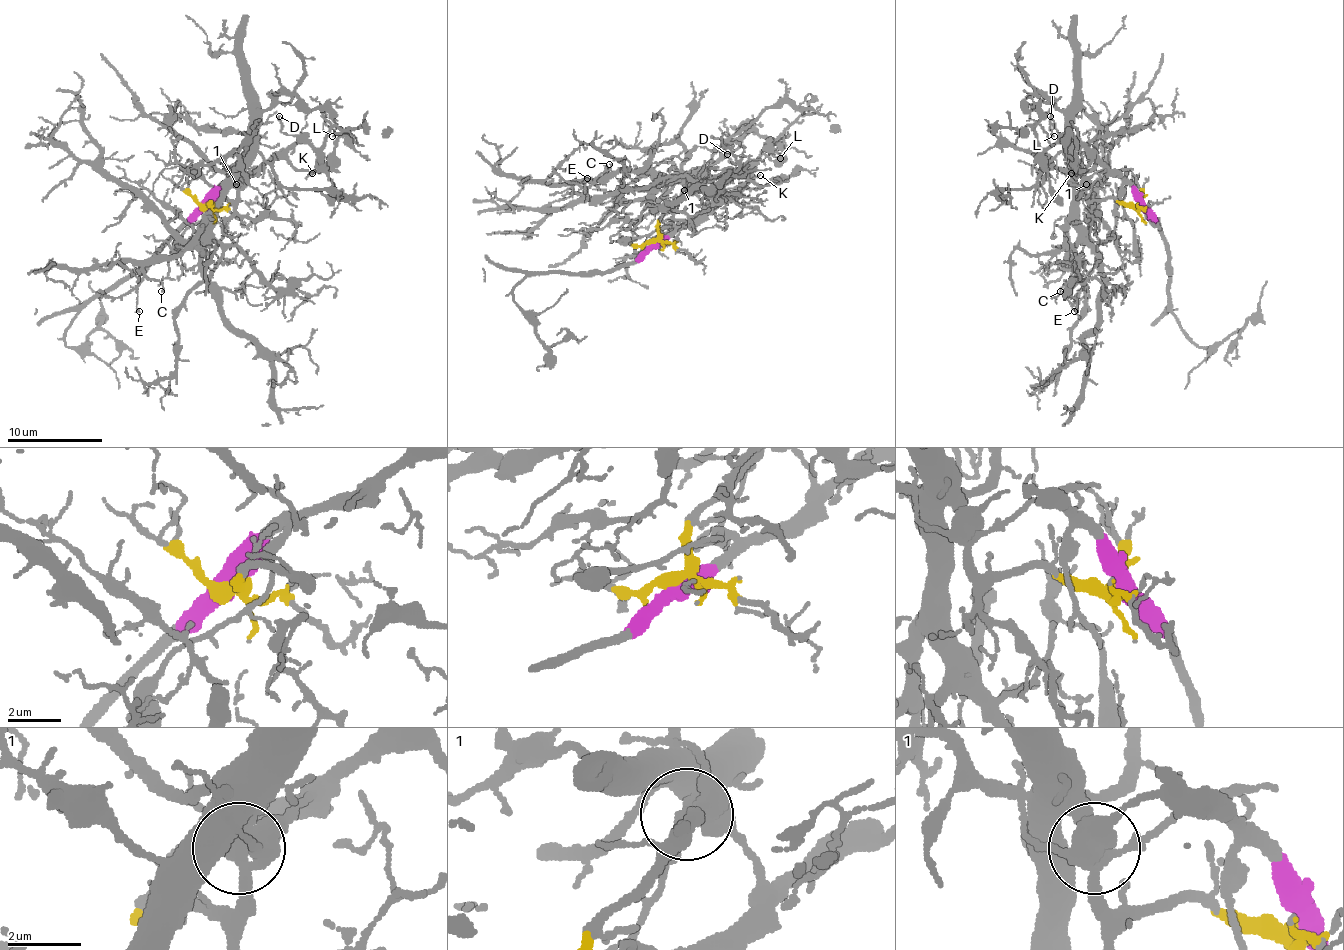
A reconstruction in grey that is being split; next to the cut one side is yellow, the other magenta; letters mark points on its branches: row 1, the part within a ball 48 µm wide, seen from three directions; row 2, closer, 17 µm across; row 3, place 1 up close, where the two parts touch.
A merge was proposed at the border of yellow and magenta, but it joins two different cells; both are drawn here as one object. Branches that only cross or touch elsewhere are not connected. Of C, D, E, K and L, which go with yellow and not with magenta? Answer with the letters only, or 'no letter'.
C, E

